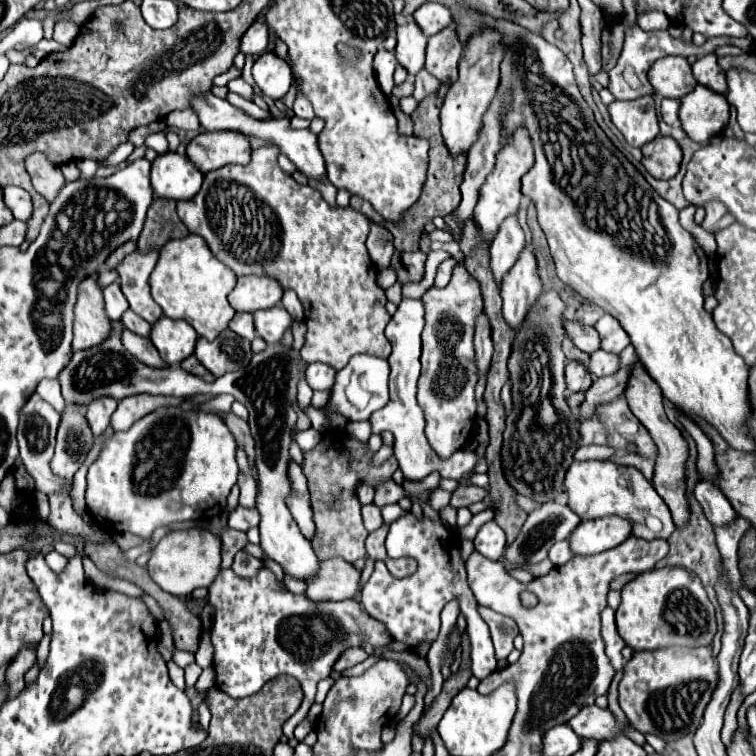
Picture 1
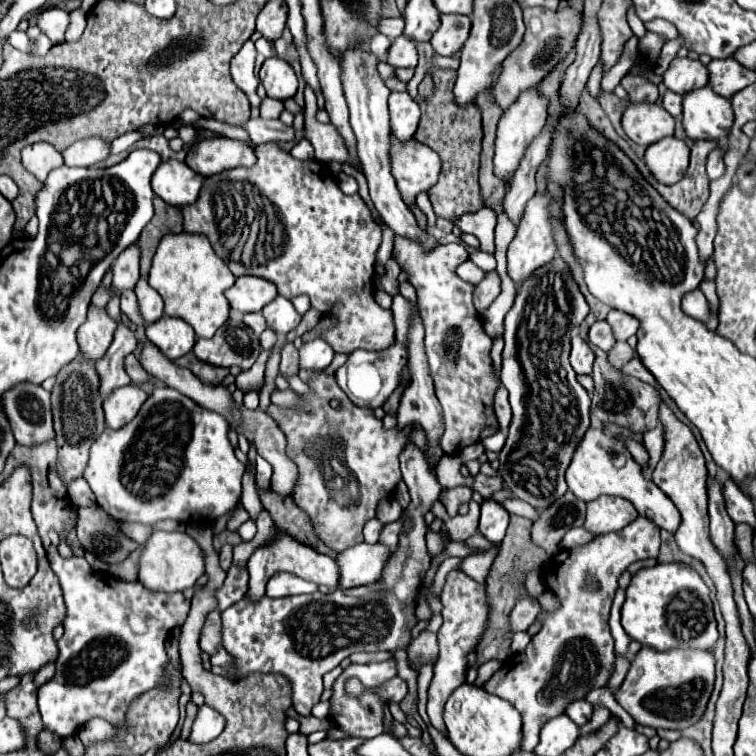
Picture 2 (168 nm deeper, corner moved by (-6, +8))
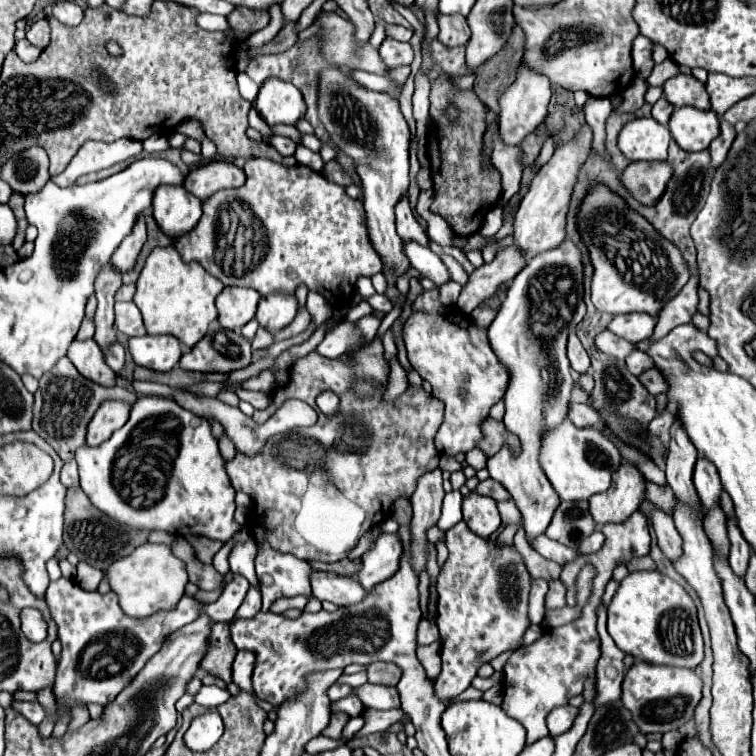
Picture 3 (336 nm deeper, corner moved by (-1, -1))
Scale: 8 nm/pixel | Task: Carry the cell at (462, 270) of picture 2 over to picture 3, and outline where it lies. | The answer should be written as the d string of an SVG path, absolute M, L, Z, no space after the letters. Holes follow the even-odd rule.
M449 282L447 286L439 288L439 294L441 294L441 302L445 302L445 306L451 306L457 302L457 298L461 294L461 286L457 282Z

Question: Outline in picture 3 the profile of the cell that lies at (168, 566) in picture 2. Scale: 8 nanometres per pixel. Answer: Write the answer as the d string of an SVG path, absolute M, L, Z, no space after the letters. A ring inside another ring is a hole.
M151 542L135 548L133 554L113 562L113 566L109 566L105 576L109 580L111 590L119 596L119 606L127 616L133 618L145 618L153 612L175 608L187 584L185 564L173 556L171 548Z

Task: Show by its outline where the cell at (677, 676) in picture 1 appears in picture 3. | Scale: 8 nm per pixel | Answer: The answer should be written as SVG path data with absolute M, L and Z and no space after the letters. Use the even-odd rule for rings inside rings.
M635 662L625 674L621 698L643 734L669 732L681 728L687 720L693 718L693 710L701 700L701 686L703 682L695 670Z

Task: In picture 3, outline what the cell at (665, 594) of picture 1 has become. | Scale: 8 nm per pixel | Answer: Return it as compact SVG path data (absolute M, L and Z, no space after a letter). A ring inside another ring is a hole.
M657 570L631 572L621 580L619 590L615 592L611 604L607 606L607 632L615 640L619 650L649 664L697 668L703 660L703 636L697 622L697 608L691 596L677 582L673 582L669 576L659 574Z

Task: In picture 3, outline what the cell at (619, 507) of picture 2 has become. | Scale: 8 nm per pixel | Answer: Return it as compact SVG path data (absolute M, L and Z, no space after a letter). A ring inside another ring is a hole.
M621 462L621 466L613 472L611 488L589 498L591 516L595 518L595 522L597 522L599 528L603 524L607 524L607 522L625 522L641 506L643 500L645 500L645 478L643 478L643 474L637 470L635 464Z

